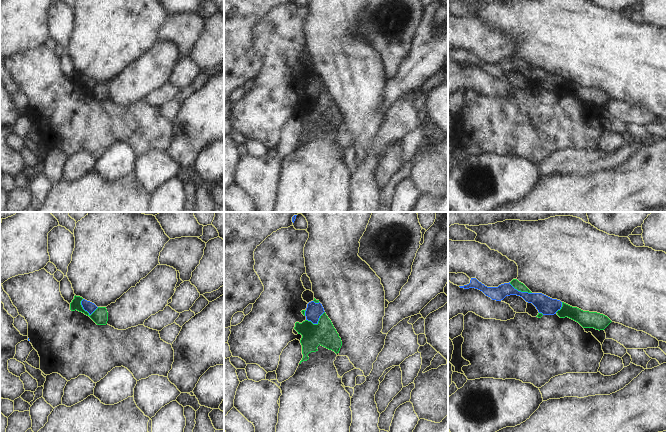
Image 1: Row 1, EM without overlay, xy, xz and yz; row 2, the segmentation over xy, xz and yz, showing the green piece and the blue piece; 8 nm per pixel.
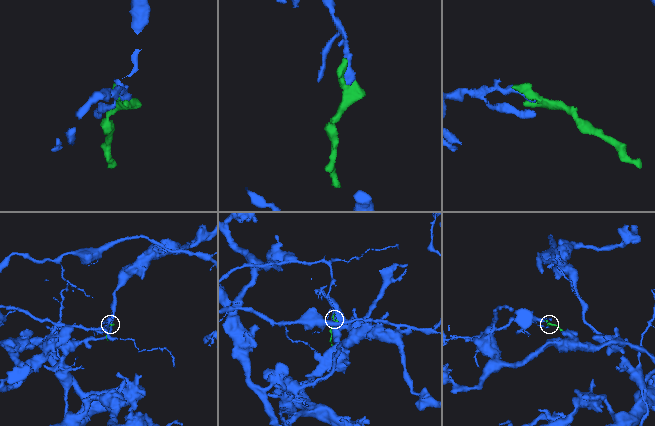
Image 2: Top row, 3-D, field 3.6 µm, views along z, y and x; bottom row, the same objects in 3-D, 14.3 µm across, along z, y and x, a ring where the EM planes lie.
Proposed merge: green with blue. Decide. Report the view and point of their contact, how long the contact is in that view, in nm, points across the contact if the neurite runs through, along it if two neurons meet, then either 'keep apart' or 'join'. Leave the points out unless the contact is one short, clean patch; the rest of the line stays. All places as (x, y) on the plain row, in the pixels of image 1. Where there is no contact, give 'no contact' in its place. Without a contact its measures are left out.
contact xy (86, 87); length 160 nm; keep apart

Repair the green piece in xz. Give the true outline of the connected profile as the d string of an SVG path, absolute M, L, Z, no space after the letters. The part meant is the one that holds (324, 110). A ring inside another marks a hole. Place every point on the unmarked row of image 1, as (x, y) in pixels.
M325 88L320 92L317 100L305 96L302 99L296 98L294 105L302 111L300 119L303 134L299 140L309 135L309 129L318 127L319 121L336 130L339 129L342 122L341 114Z

